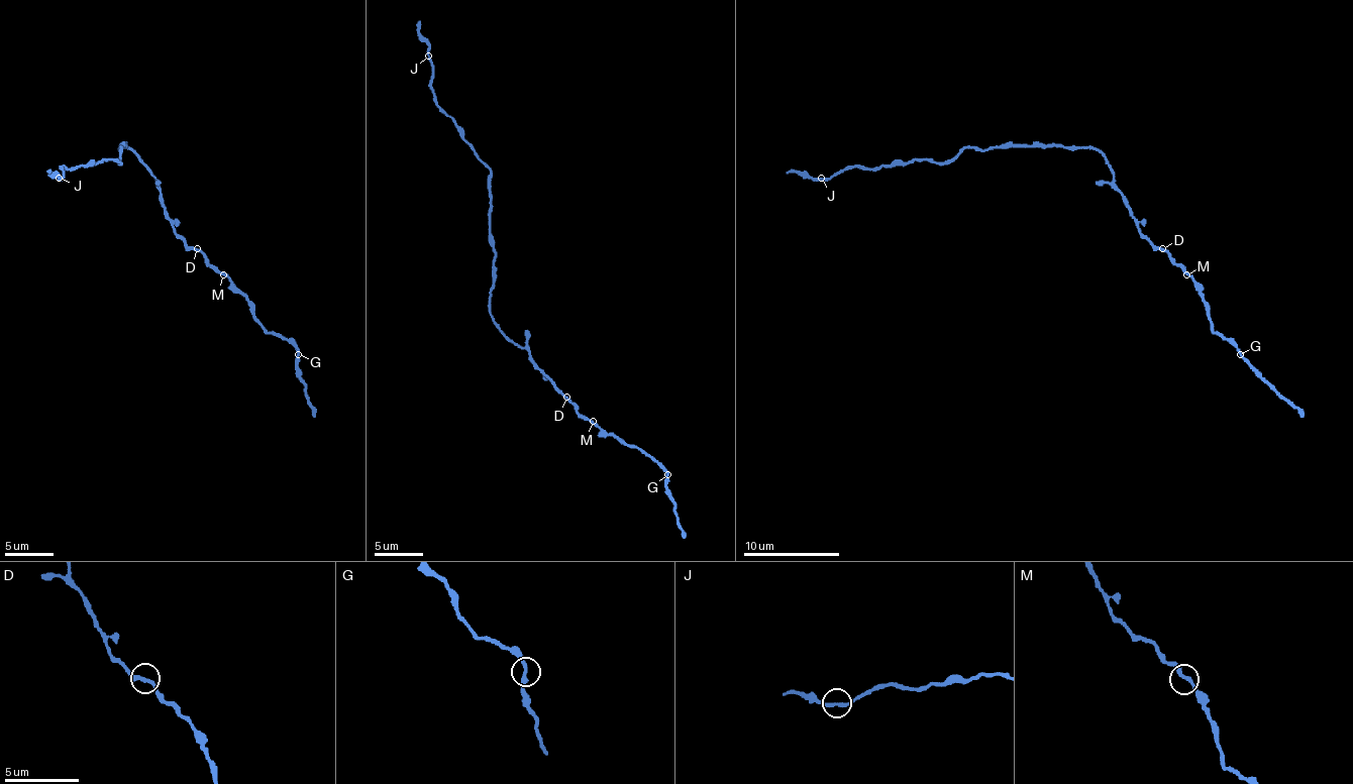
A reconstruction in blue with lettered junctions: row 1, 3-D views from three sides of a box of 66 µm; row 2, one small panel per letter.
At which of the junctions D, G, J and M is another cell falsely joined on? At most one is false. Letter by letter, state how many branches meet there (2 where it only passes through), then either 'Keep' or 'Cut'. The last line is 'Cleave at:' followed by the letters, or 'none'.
D: Branches: 2. Keep
G: Branches: 2. Keep
J: Branches: 2. Keep
M: Branches: 2. Keep
Cleave at: none

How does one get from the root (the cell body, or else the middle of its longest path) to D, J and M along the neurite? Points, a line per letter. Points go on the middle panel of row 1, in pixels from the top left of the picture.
D: (518, 344), (566, 397)
J: (518, 344), (490, 313), (494, 257), (490, 169), (436, 103), (429, 56)
M: (518, 344), (530, 353), (530, 358), (574, 407), (593, 421)

